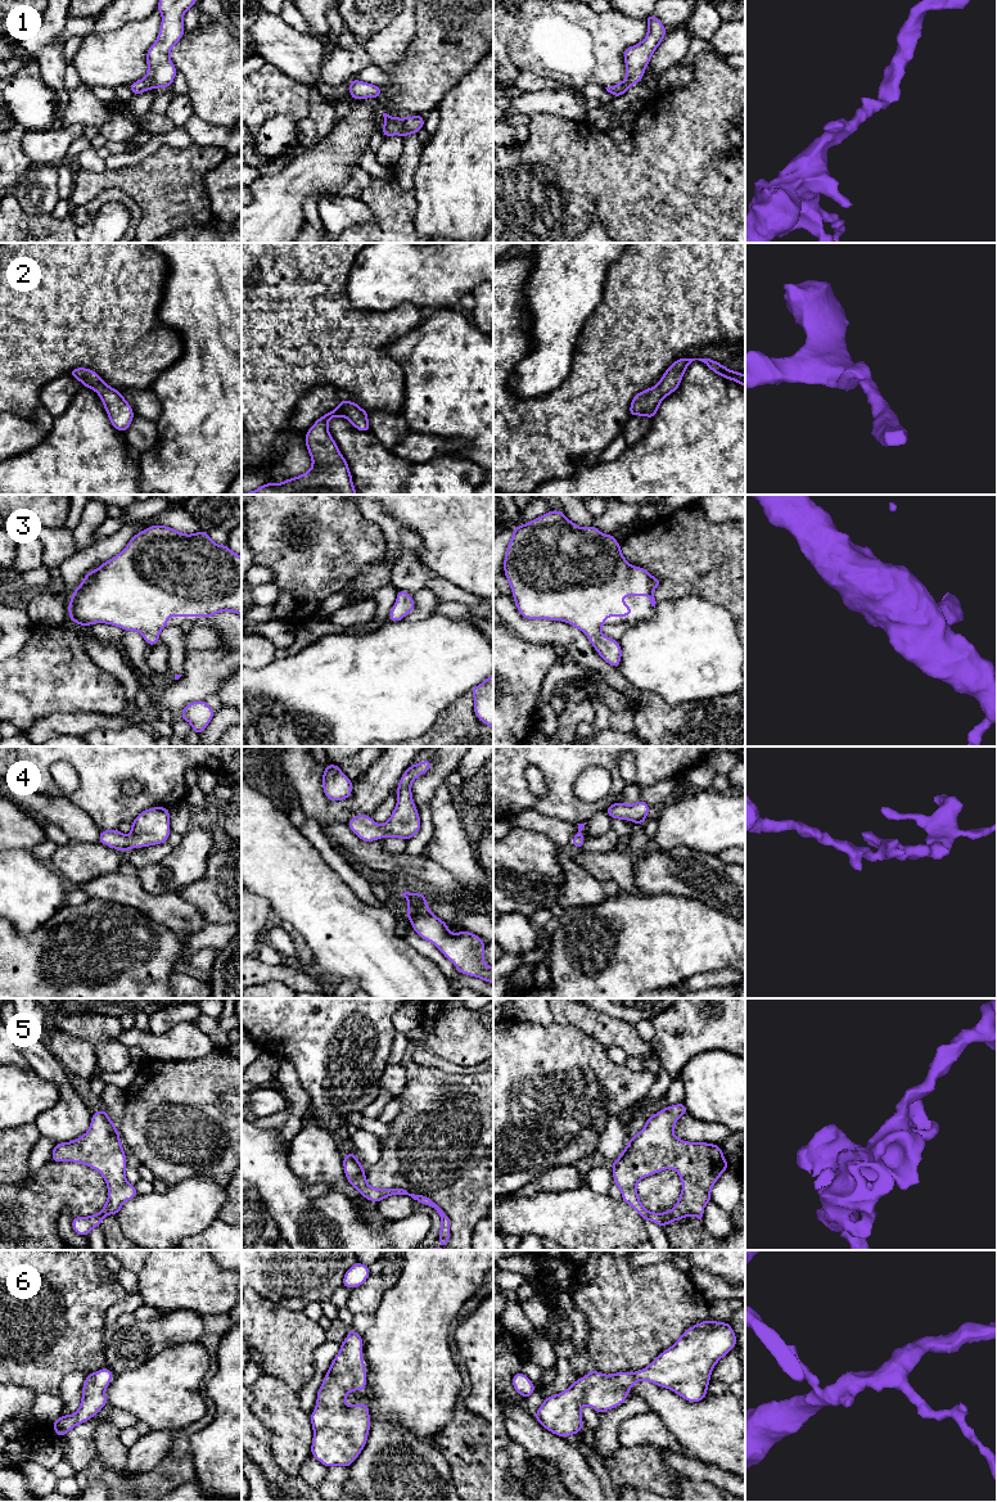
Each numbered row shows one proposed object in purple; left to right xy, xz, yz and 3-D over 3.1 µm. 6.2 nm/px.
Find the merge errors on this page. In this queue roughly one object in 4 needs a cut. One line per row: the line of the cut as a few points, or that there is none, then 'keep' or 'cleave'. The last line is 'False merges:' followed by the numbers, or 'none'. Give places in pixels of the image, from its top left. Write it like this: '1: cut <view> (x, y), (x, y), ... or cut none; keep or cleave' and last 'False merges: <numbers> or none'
1: cut none; keep
2: cut none; keep
3: cut none; keep
4: cut none; keep
5: cut none; keep
6: cut none; keep
False merges: none

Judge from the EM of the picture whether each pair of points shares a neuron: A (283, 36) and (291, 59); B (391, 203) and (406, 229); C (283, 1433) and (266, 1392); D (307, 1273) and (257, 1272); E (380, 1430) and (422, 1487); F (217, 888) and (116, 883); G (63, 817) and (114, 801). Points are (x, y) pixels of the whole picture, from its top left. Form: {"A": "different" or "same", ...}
{"A": "same", "B": "same", "C": "same", "D": "same", "E": "same", "F": "different", "G": "different"}

